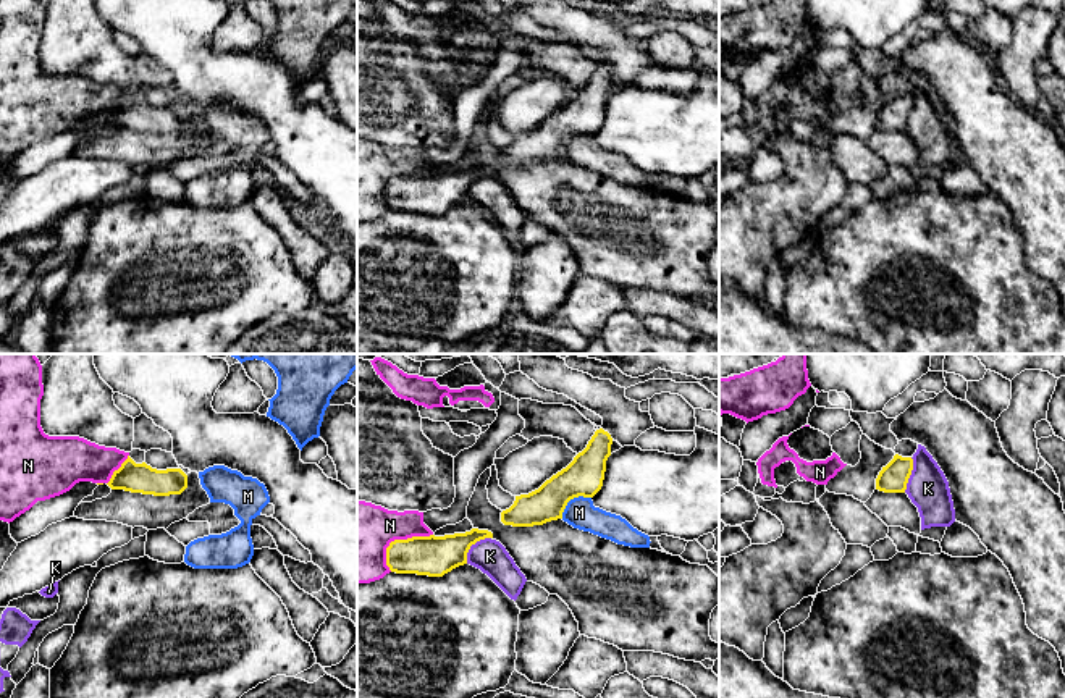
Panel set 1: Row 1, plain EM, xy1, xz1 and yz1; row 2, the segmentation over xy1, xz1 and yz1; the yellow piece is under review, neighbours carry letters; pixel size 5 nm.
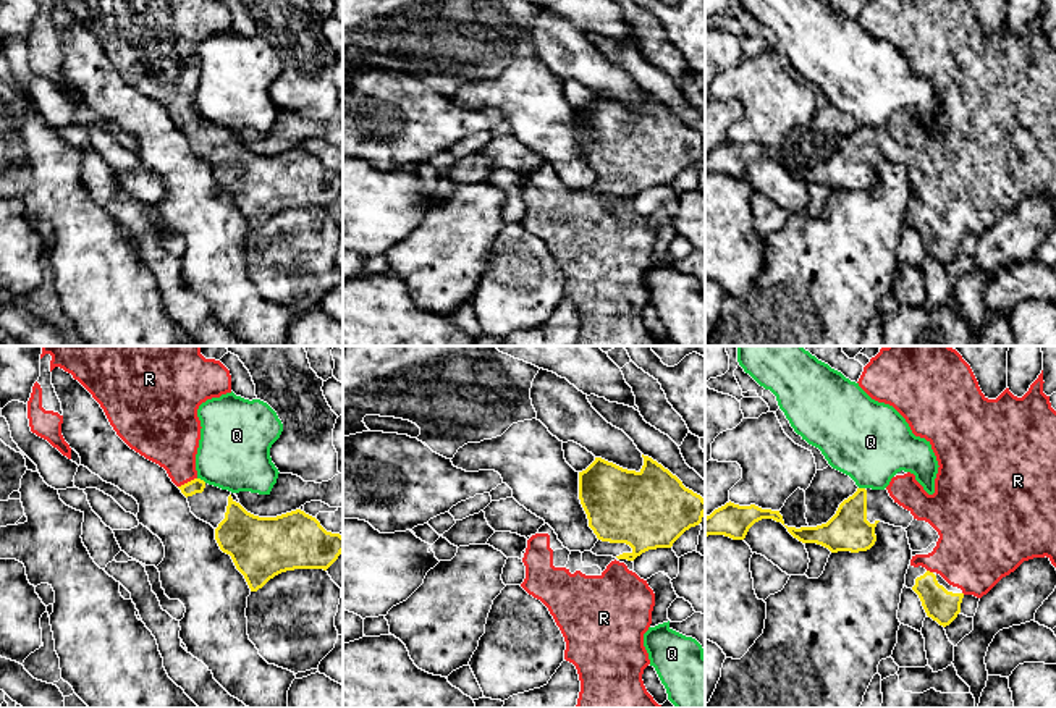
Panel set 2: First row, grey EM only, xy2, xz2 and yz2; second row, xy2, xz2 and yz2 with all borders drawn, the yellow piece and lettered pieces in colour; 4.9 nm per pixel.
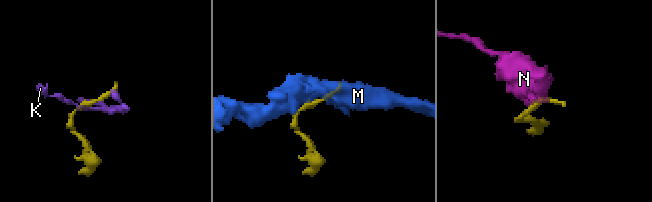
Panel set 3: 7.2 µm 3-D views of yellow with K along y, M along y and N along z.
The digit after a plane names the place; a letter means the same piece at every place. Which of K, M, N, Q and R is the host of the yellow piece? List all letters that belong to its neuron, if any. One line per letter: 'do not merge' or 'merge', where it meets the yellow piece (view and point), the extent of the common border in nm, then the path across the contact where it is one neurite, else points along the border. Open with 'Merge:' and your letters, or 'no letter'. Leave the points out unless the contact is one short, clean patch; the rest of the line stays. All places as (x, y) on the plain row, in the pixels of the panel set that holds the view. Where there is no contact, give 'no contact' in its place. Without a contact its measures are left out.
Merge: R
K: do not merge | xz1 (472, 181) | 180 nm
M: do not merge | xz1 (571, 136) | 190 nm | along xz1 (590, 134), (574, 134), (561, 155)
N: do not merge | xz1 (398, 178) | 280 nm
Q: do not merge | xy2 (202, 118) | 50 nm | along xy2 (198, 115), (206, 120)
R: merge | xy2 (188, 120) | 110 nm

